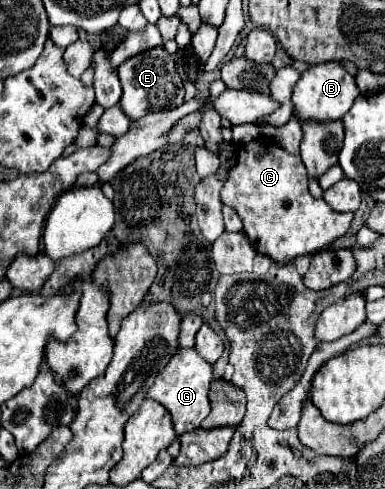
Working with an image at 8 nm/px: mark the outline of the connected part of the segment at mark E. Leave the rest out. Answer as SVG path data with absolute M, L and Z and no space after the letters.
M164 47L150 49L146 53L140 53L128 61L124 61L122 67L118 69L118 77L120 77L122 89L124 89L124 95L120 99L120 107L124 109L124 113L132 121L136 121L148 113L164 111L164 109L170 109L170 107L184 103L182 77L176 71L174 57Z

